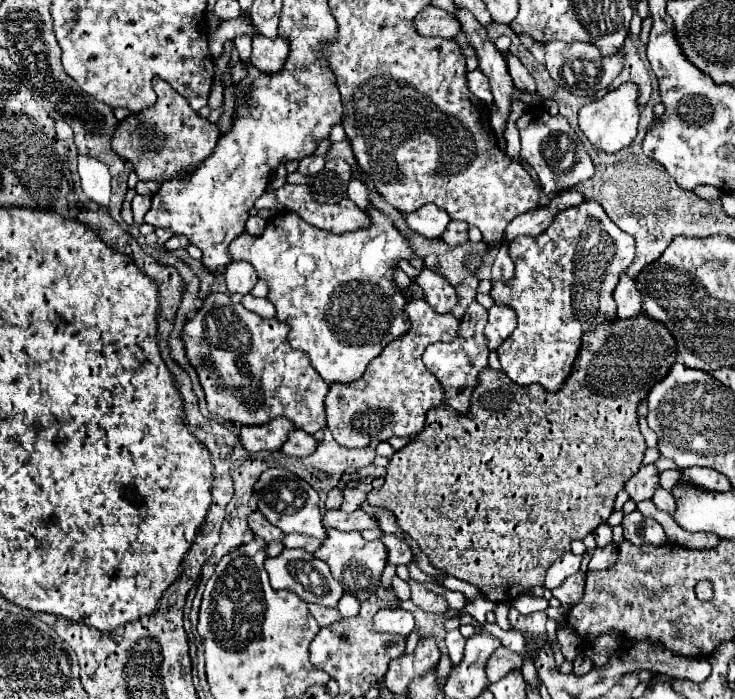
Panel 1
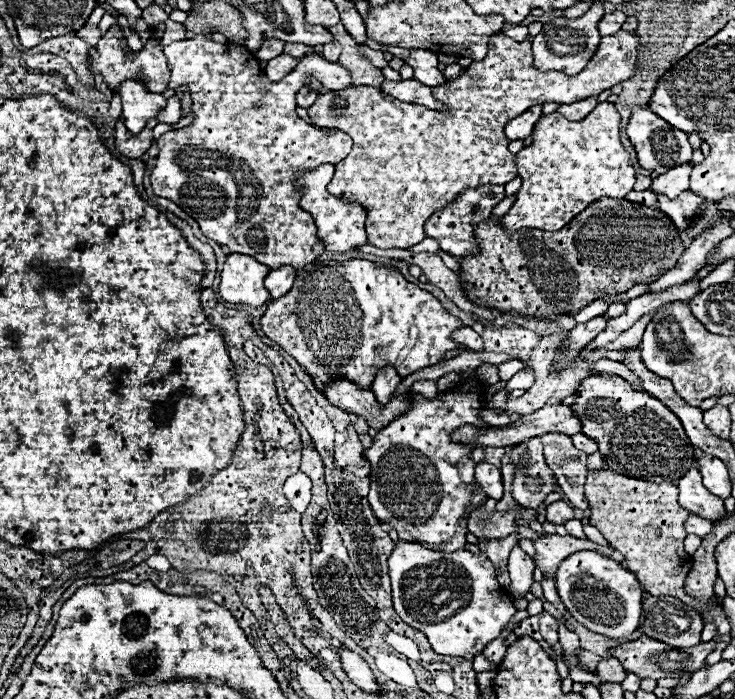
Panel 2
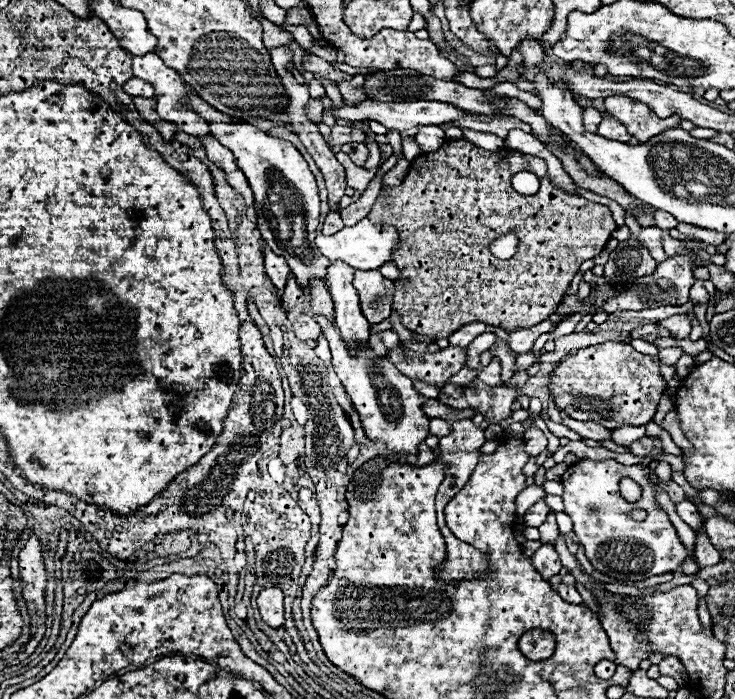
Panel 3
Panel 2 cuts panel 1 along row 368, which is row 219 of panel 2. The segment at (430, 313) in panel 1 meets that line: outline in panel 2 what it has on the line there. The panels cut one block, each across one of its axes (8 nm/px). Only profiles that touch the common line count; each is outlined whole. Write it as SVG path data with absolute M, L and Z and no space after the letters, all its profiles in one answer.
M533 22L528 25L528 40L516 42L508 36L492 34L490 44L488 44L488 54L482 62L476 62L474 68L472 64L456 78L448 80L442 86L434 88L436 98L440 98L446 109L444 111L430 110L420 104L406 104L390 94L372 88L372 86L352 86L348 90L330 90L326 94L320 94L316 102L308 108L308 116L314 126L322 128L338 128L346 132L352 140L352 152L336 164L334 178L328 184L328 192L342 202L348 204L360 204L366 208L368 218L366 218L366 234L368 234L368 244L376 248L410 248L426 238L424 224L426 220L450 206L466 188L478 188L486 184L508 184L516 176L516 156L510 154L508 144L510 140L504 134L504 126L520 116L524 110L536 106L536 104L546 104L546 102L578 102L584 98L598 96L600 92L628 80L634 76L638 68L638 44L640 36L636 32L626 32L620 30L612 36L602 36L600 46L596 54L592 56L592 62L576 74L568 76L564 72L540 72L534 68L534 56L532 56L532 46L530 42L534 39L543 24Z

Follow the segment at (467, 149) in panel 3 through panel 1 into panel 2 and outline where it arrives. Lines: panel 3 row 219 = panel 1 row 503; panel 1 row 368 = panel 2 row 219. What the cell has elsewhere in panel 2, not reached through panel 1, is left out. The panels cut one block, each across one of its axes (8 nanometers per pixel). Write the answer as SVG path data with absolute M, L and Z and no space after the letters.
M600 198L584 208L568 226L558 232L546 230L516 230L506 232L500 222L486 218L474 230L474 238L478 242L476 254L466 254L460 264L460 284L466 296L482 308L492 308L504 314L522 314L538 320L558 320L572 312L582 310L592 300L600 296L614 296L630 290L642 282L654 282L660 274L674 268L684 252L684 244L676 226L666 214L660 214L656 208L648 208L642 204L628 206L632 202L622 198Z

